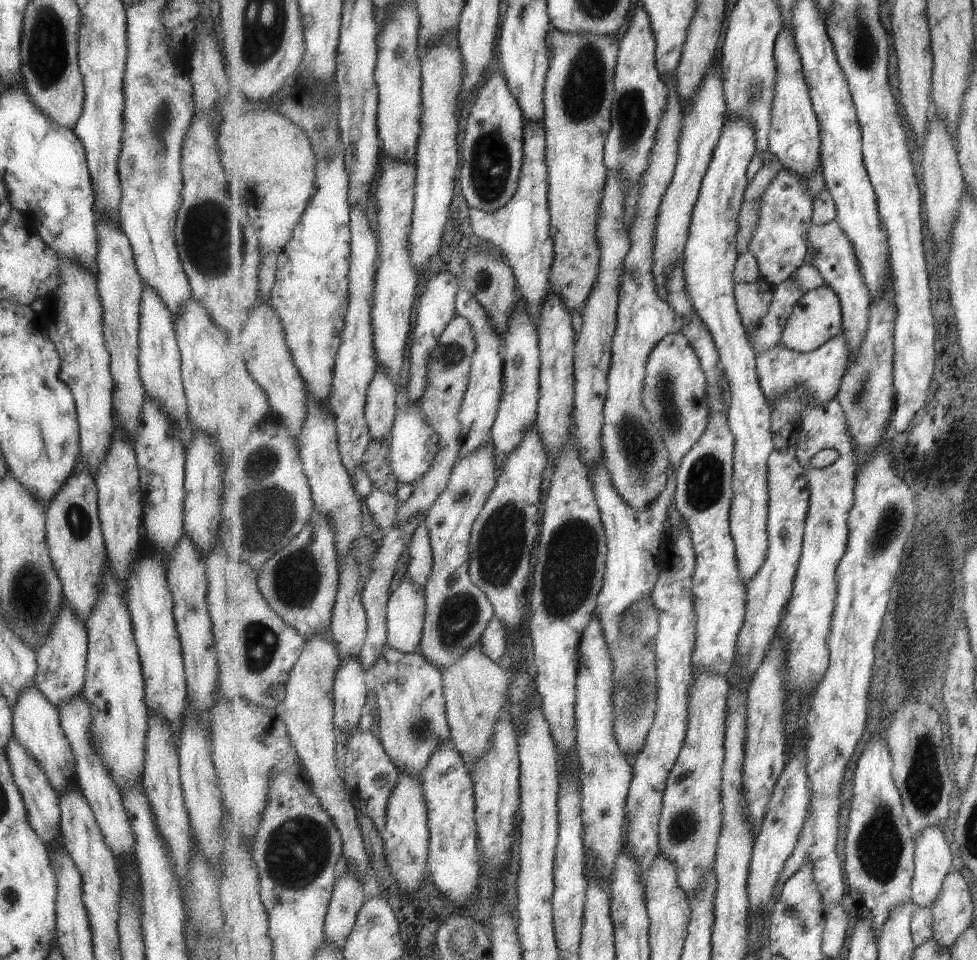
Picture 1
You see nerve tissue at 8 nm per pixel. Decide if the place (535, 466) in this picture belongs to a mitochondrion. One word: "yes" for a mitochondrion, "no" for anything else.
no

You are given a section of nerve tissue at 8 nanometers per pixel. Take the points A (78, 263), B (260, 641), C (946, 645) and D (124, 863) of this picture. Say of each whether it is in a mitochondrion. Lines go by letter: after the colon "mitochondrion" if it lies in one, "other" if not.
A: other
B: mitochondrion
C: mitochondrion
D: other

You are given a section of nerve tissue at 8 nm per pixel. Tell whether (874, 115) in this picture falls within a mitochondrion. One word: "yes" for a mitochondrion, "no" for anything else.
no

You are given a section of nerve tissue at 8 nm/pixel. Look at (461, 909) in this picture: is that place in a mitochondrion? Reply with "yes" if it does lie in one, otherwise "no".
no

